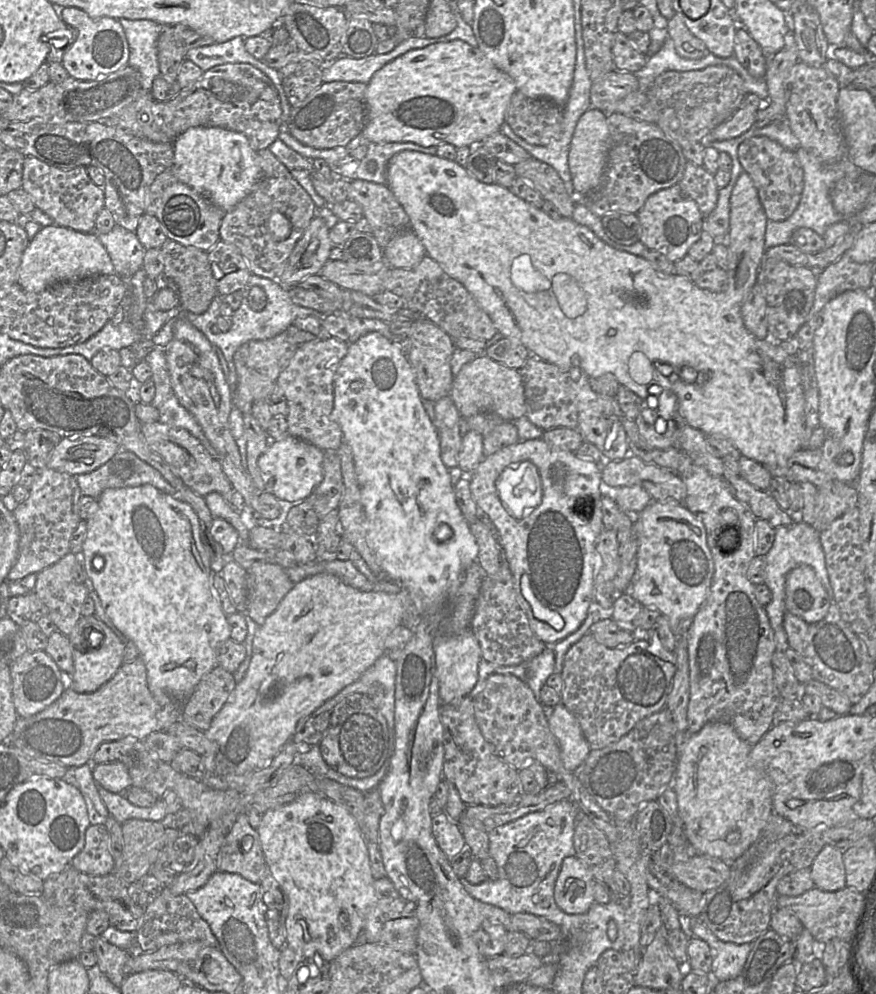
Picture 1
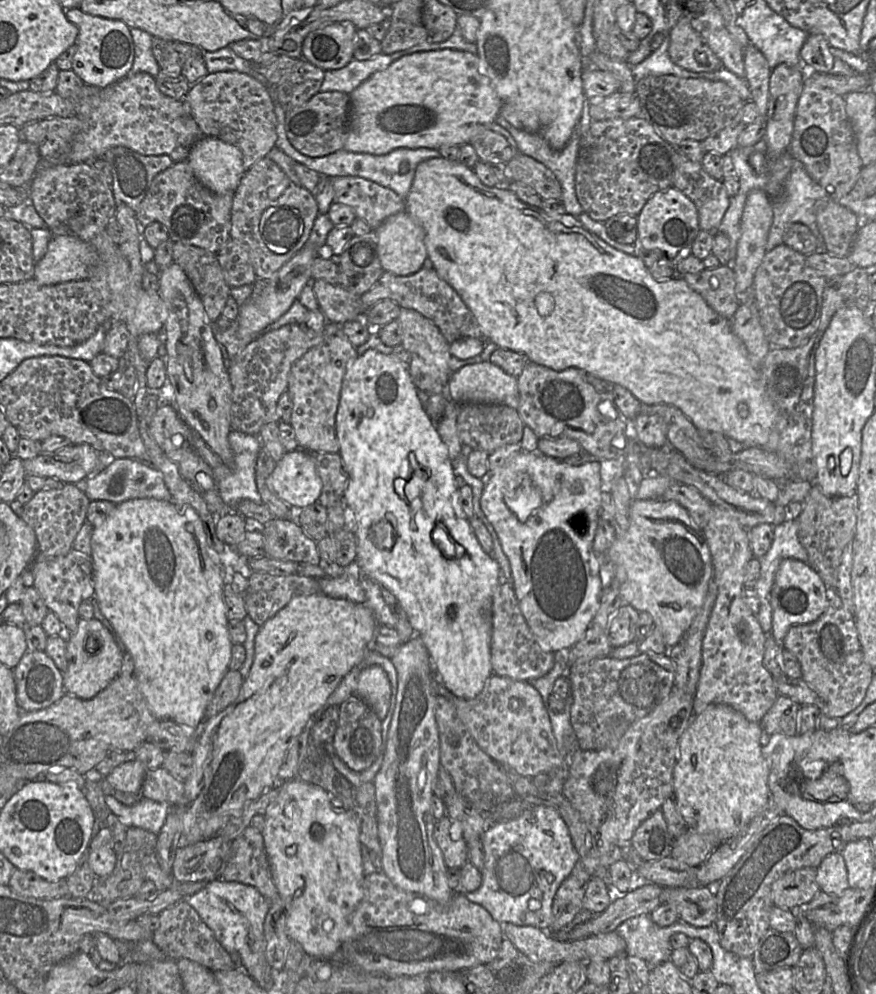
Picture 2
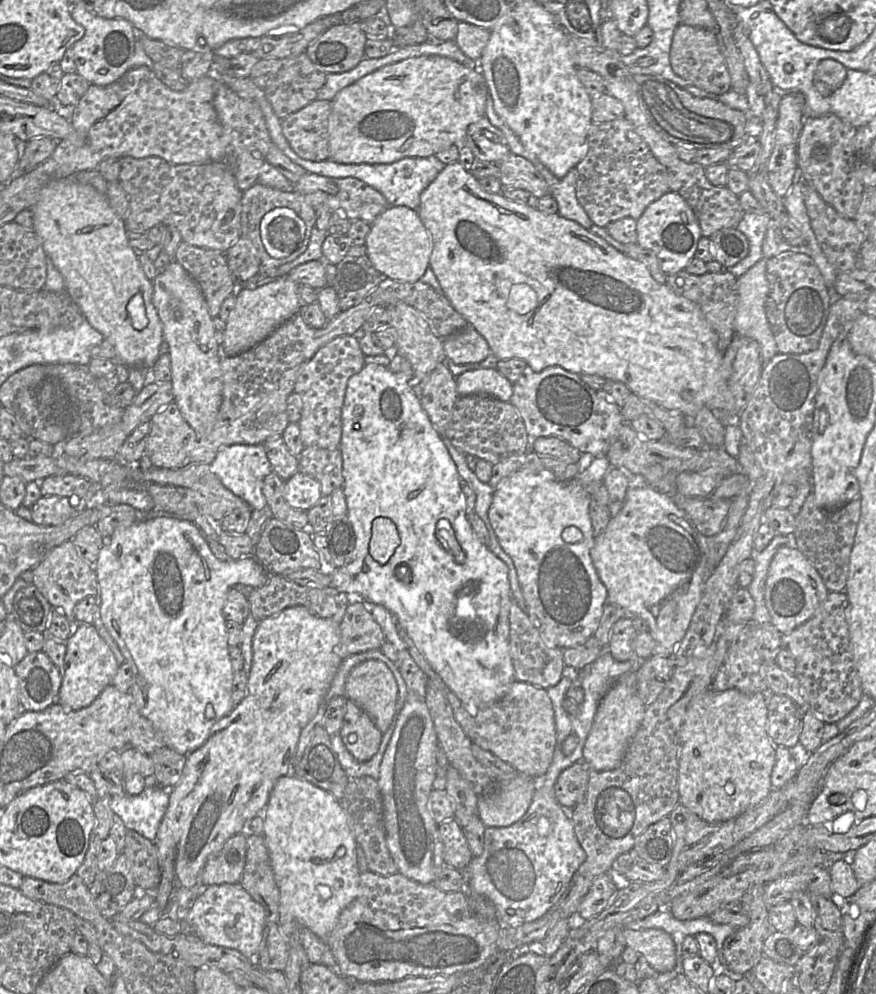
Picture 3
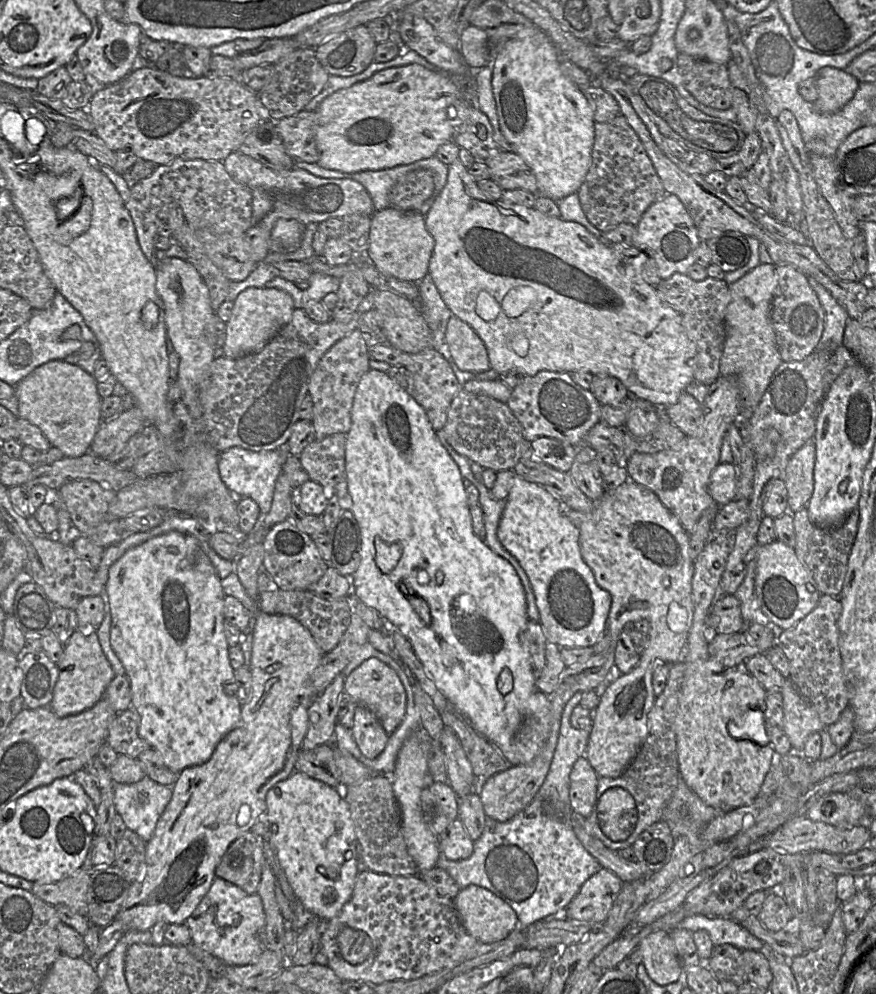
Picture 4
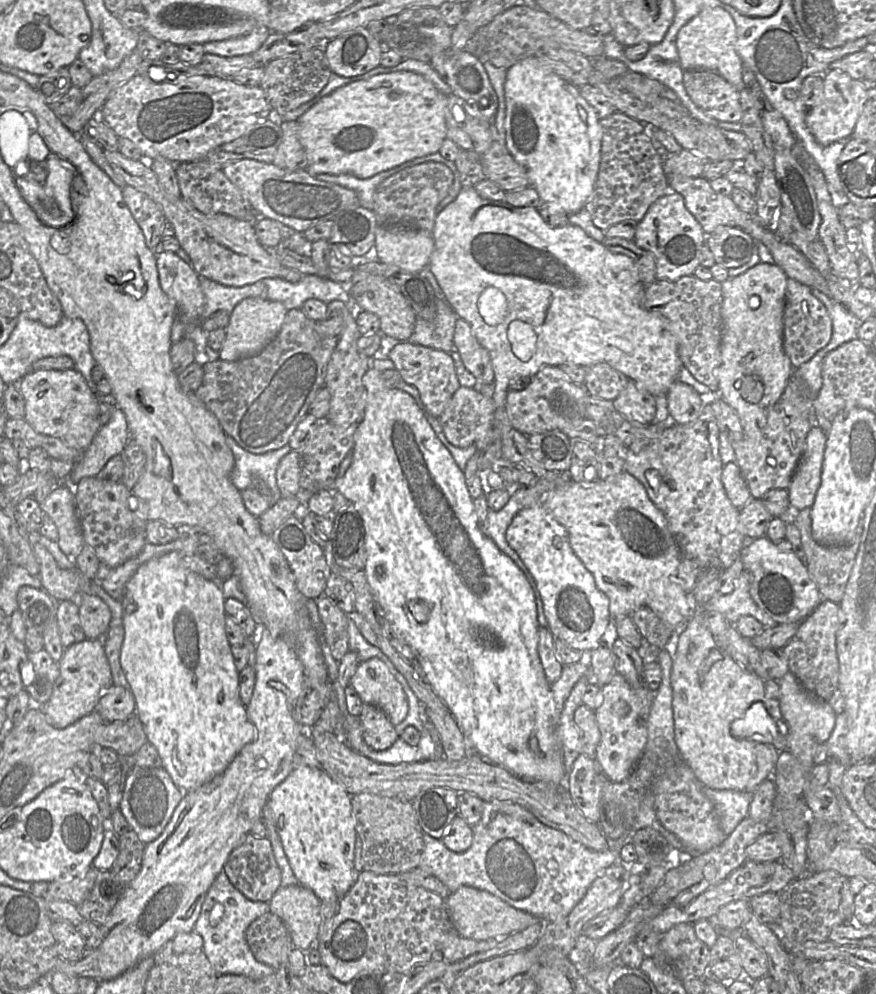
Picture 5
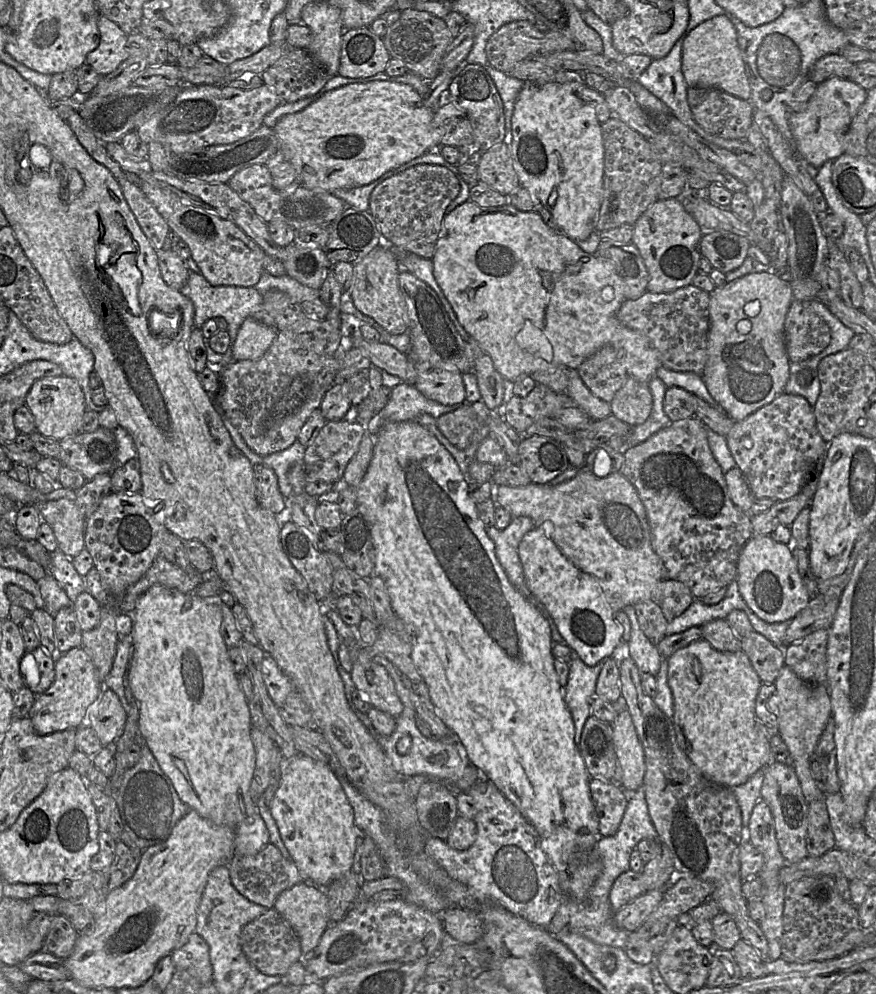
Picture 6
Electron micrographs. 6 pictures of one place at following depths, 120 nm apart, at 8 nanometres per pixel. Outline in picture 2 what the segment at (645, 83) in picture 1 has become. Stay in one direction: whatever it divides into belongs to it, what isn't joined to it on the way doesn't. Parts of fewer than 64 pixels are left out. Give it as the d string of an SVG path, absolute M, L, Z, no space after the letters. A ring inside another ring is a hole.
M670 34L664 37L662 44L641 63L630 66L635 83L646 76L675 75L678 77L701 78L697 72L688 71L675 63L669 57Z

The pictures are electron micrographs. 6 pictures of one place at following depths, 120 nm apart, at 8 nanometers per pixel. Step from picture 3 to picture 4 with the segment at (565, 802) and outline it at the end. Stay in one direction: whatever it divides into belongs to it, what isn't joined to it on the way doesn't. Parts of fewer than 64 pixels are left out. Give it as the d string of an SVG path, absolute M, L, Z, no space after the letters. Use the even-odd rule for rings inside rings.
M585 755L575 762L569 779L570 806L576 813L588 817L596 800L599 776Z

